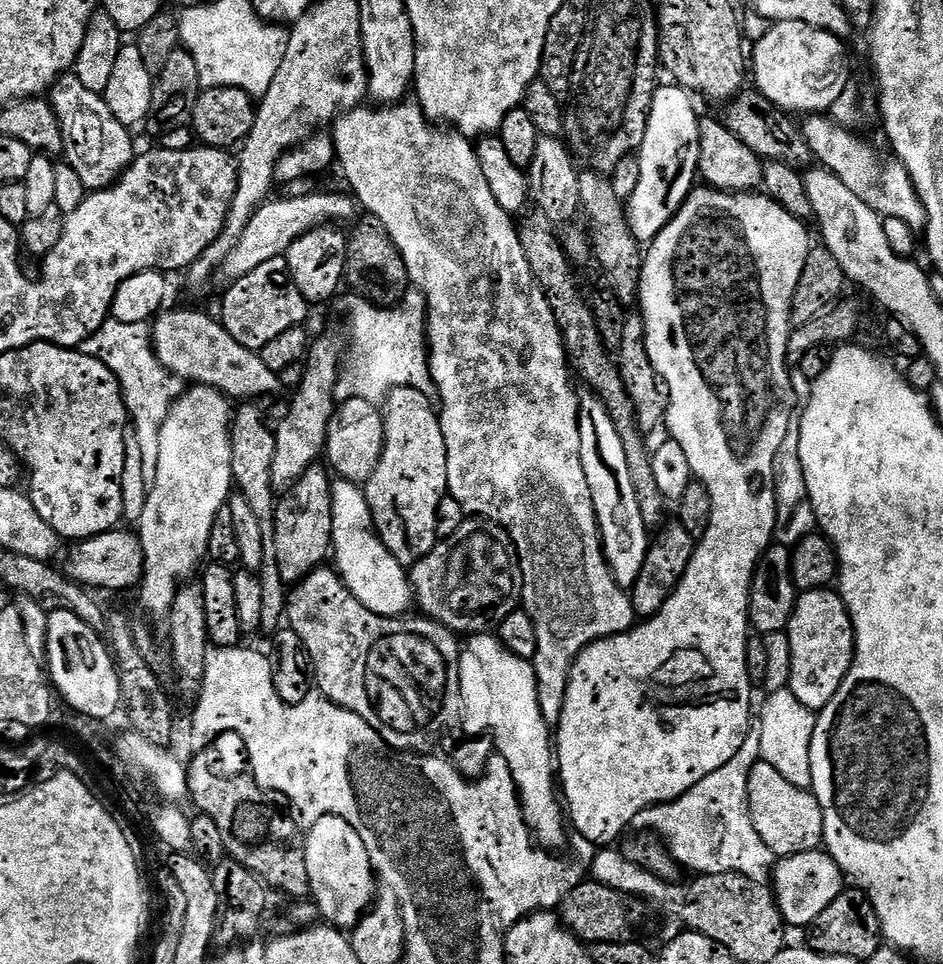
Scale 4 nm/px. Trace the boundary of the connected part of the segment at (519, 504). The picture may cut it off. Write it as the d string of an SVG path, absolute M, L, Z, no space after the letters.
M397 102L387 106L371 106L372 108L357 106L347 109L336 117L330 135L336 150L338 168L340 164L349 186L352 187L351 195L355 197L359 207L367 215L378 218L378 222L386 226L386 234L394 238L394 246L398 246L406 262L409 281L415 287L417 284L424 291L422 300L426 305L428 369L431 370L436 383L442 438L446 438L448 492L460 503L462 510L469 517L492 520L495 524L500 524L508 531L508 537L512 539L512 546L520 558L520 569L524 575L524 585L520 595L522 608L530 614L536 631L536 653L531 661L536 671L538 706L542 706L542 718L545 722L549 726L555 726L560 723L564 691L568 685L568 671L576 661L576 656L582 654L582 650L596 640L616 636L619 632L629 632L637 623L638 617L632 605L631 595L620 587L614 578L611 566L608 565L607 558L604 557L604 546L600 543L600 527L594 510L594 498L590 498L586 470L582 470L580 396L578 391L576 392L577 385L570 371L564 339L558 330L558 322L550 310L550 302L546 302L543 290L537 288L532 279L530 262L526 262L526 250L522 250L517 221L506 210L502 210L502 206L498 206L498 198L494 198L494 193L486 183L486 174L482 174L482 166L476 157L473 141L467 136L461 136L459 131L433 126L424 115L424 109L419 103L408 103Z

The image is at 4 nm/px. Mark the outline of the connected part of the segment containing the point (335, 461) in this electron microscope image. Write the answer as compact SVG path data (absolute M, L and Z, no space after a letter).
M349 396L339 401L332 413L326 464L339 479L363 485L372 477L384 449L384 421L379 407L361 396Z

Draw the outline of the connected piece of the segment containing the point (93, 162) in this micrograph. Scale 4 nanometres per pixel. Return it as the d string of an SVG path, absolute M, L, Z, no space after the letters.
M65 74L52 85L50 103L62 130L63 159L76 171L78 178L82 178L85 189L112 187L133 162L132 136L128 133L131 131L112 117L103 95L86 90L75 74Z

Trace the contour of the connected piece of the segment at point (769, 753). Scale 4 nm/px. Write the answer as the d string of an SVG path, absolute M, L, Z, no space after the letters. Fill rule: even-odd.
M787 688L771 693L767 697L764 709L759 709L758 727L760 730L760 759L764 760L786 782L794 782L794 786L811 789L812 771L810 770L810 746L814 738L814 726L816 725L817 713L812 712Z

